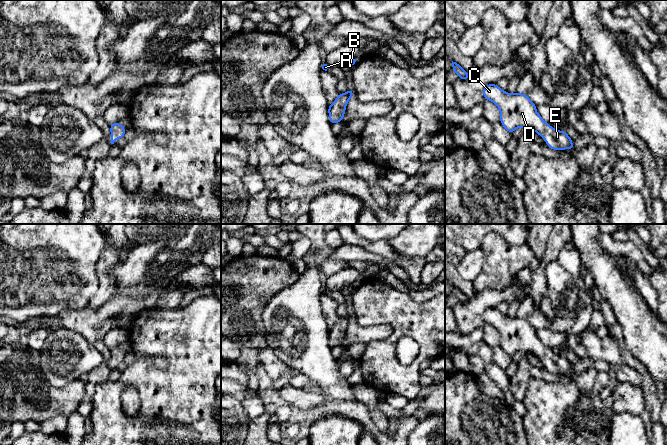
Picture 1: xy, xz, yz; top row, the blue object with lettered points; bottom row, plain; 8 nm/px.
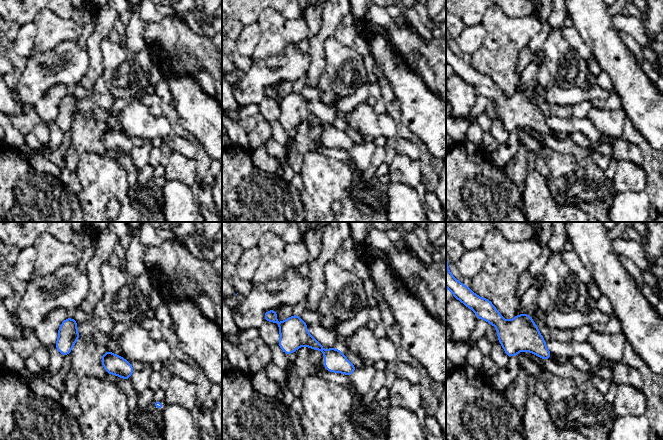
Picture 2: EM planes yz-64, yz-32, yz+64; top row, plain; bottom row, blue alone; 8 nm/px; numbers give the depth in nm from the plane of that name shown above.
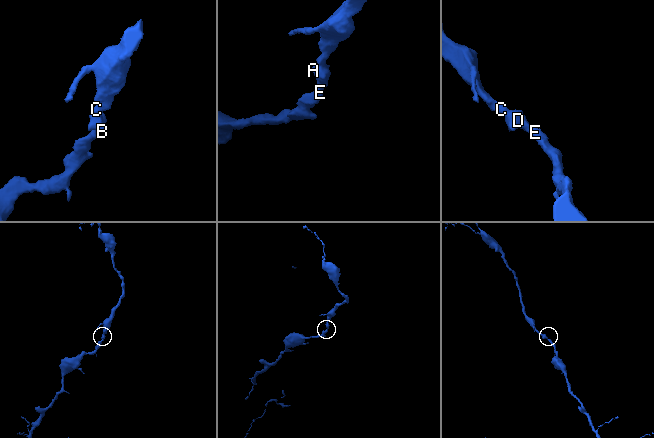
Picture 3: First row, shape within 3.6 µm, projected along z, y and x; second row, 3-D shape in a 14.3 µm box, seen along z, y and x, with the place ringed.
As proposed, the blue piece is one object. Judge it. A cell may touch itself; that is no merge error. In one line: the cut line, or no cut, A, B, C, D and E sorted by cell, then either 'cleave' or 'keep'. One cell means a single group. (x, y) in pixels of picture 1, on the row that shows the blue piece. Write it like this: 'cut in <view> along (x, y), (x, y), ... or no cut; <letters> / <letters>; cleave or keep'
no cut; A B C D E; keep

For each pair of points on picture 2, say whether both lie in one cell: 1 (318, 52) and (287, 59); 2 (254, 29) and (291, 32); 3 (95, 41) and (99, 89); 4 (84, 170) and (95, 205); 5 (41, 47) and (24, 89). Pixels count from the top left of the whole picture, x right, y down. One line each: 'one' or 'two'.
1: two
2: two
3: two
4: one
5: two

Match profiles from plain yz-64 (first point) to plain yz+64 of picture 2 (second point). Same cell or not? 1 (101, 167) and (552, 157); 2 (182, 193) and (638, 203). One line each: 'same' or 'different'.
1: same
2: same

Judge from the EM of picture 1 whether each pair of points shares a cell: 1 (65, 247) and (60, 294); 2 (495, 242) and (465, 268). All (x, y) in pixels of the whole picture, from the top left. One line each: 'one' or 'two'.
1: one
2: two

